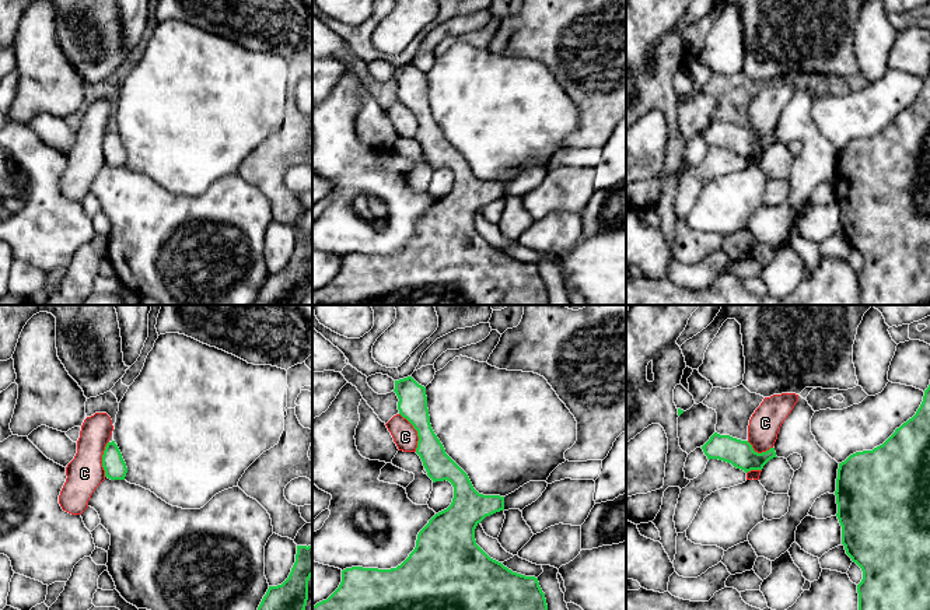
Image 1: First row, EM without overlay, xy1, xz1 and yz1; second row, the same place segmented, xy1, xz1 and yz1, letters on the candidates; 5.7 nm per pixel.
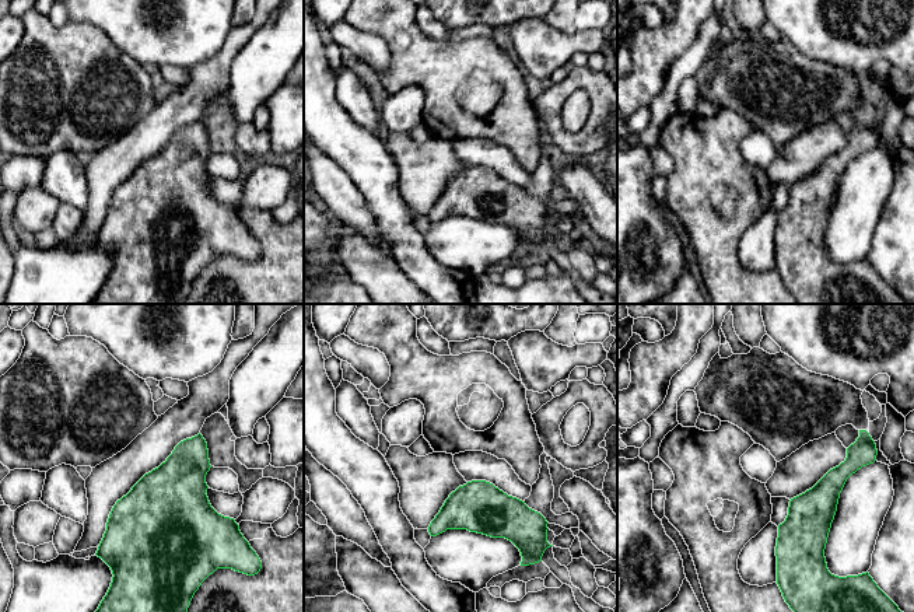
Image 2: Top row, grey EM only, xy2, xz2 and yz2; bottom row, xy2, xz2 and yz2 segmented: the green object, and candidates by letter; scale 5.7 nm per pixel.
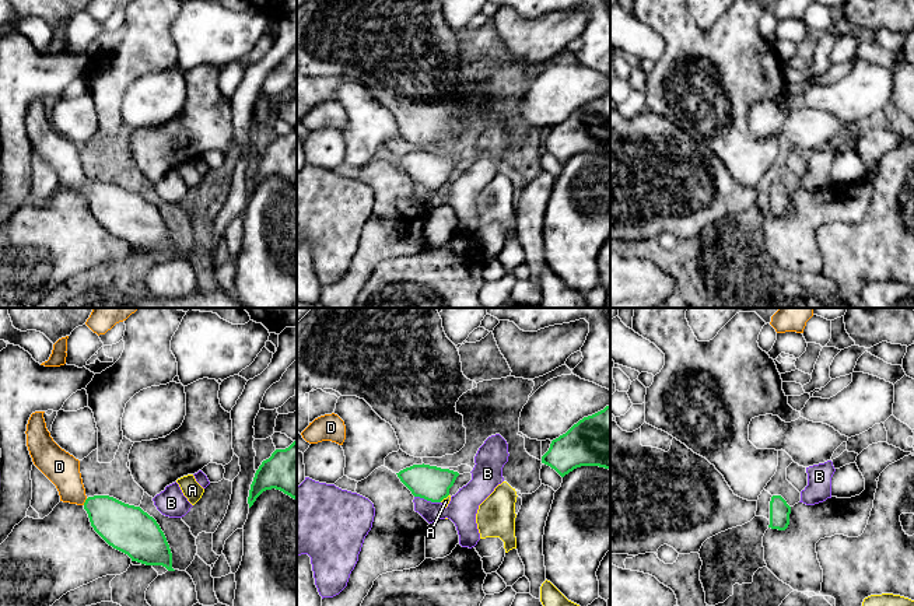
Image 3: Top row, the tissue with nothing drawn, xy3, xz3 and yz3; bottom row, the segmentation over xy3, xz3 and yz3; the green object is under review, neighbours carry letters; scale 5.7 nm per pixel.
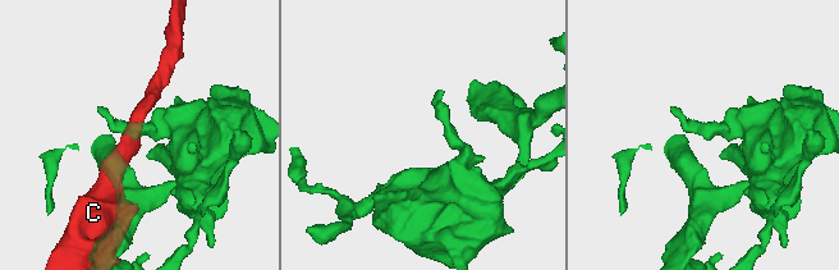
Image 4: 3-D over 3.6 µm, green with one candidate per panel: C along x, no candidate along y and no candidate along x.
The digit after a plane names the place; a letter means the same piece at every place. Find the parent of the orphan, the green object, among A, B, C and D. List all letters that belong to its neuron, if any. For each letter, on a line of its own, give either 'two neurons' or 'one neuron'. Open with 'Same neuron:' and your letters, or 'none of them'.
Same neuron: D
A: two neurons
B: two neurons
C: two neurons
D: one neuron

